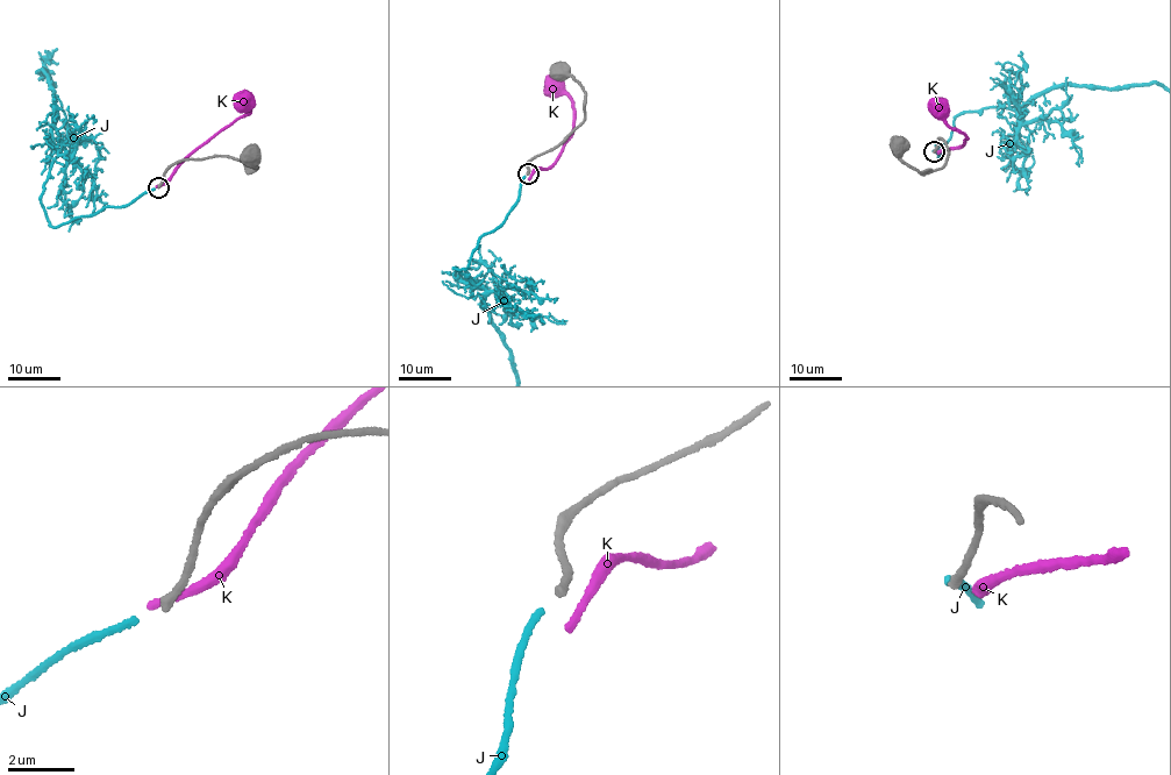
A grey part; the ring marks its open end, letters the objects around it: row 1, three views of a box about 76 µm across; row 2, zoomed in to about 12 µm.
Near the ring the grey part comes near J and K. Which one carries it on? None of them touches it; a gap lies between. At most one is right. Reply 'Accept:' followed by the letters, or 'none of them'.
Accept: J

